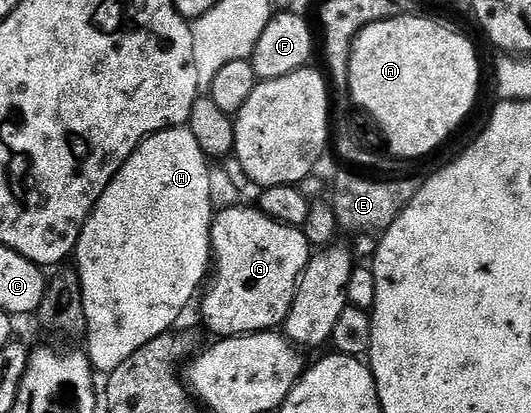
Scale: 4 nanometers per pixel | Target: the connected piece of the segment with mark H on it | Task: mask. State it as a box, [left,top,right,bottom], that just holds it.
[73,126,213,372]

